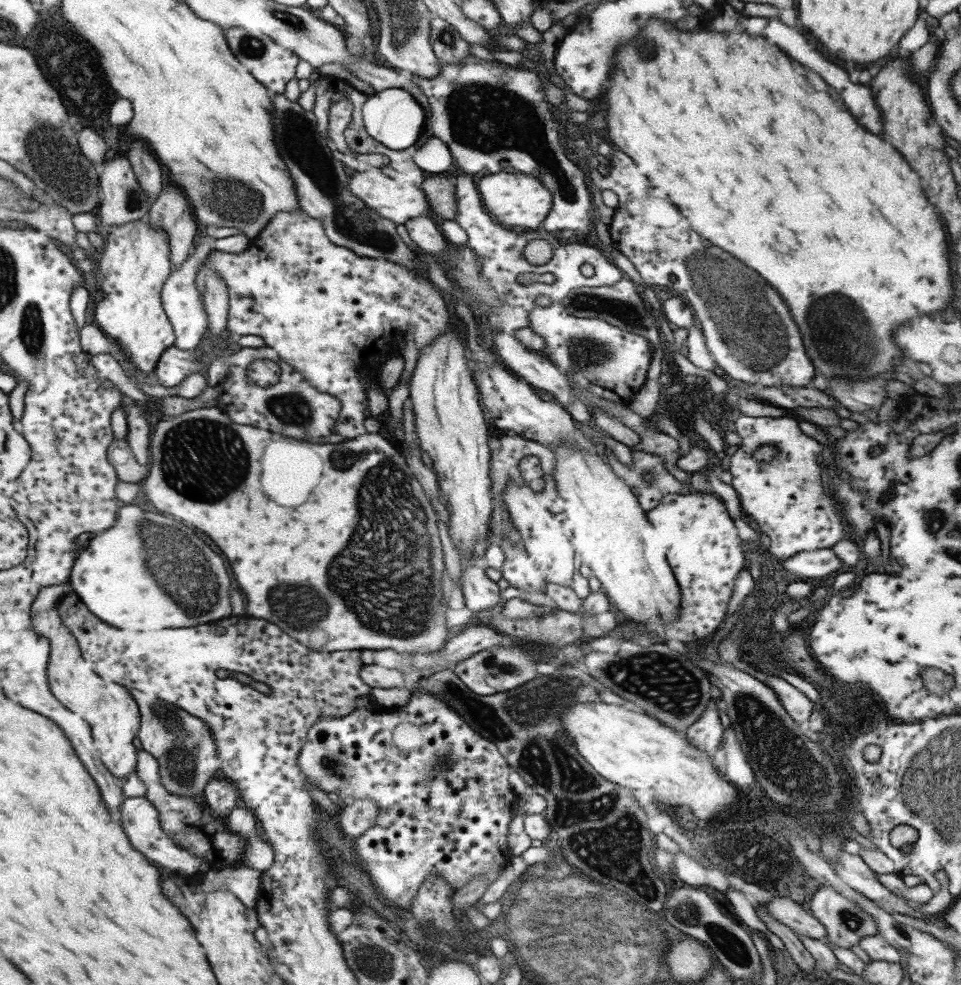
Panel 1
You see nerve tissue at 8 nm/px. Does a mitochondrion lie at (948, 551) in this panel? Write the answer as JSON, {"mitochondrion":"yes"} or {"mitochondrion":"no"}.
{"mitochondrion":"yes"}

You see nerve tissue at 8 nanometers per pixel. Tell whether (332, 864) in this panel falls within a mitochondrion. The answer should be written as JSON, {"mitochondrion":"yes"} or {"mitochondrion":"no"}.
{"mitochondrion":"no"}

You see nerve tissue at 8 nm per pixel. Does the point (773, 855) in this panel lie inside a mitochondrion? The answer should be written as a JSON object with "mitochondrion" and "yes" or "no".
{"mitochondrion":"yes"}

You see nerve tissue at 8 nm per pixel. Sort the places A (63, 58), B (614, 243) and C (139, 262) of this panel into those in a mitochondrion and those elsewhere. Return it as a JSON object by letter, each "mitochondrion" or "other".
{"A":"mitochondrion","B":"other","C":"other"}

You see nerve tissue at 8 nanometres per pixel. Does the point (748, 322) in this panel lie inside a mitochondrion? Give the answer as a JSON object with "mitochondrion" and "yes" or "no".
{"mitochondrion":"yes"}

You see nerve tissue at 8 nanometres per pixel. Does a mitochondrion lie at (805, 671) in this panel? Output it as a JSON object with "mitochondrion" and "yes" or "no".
{"mitochondrion":"no"}

